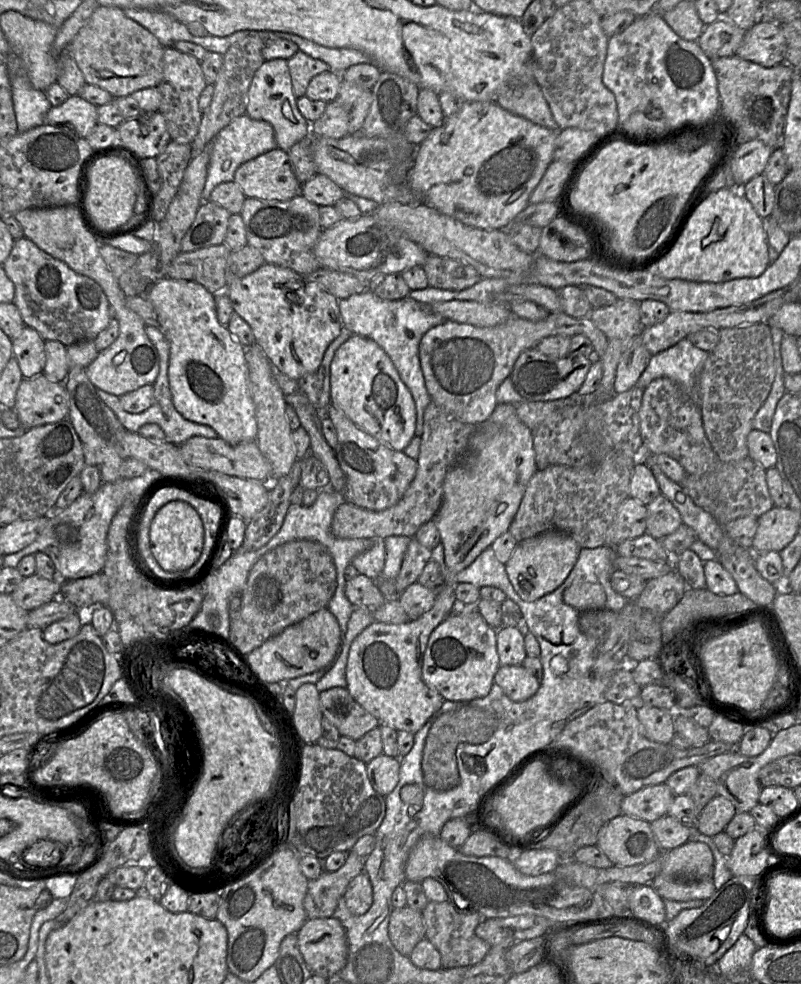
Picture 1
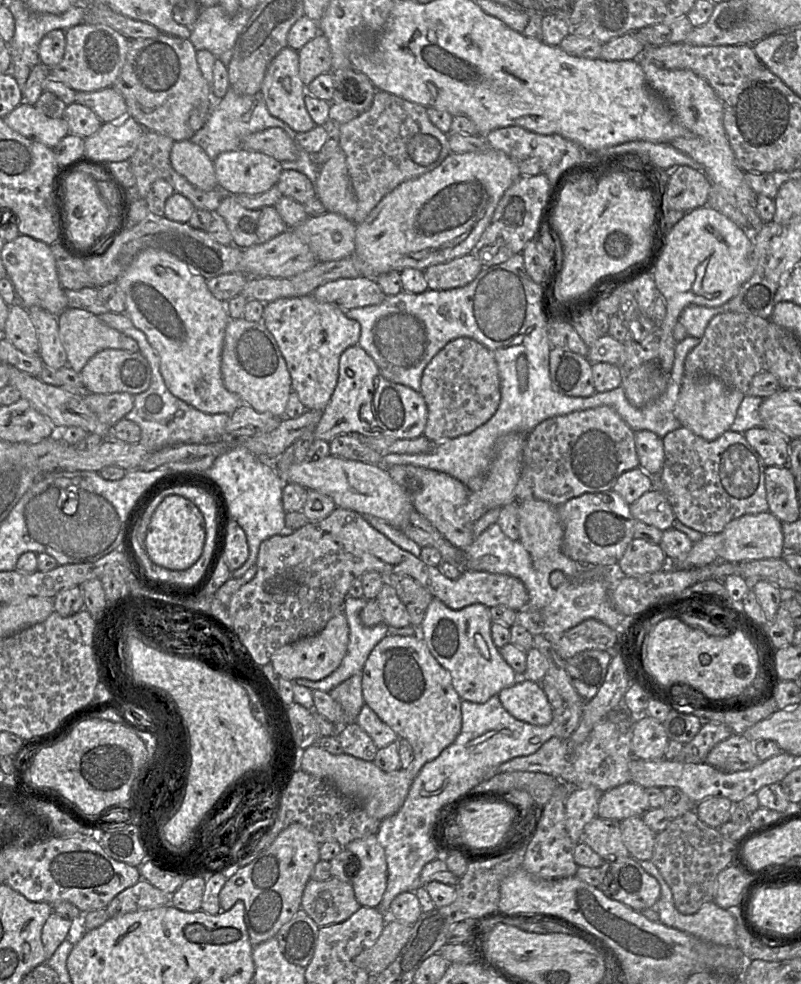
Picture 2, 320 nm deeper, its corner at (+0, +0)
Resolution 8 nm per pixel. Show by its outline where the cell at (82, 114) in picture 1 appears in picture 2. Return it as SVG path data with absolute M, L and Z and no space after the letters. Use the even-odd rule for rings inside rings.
M24 100L3 119L17 133L49 148L55 147L69 133L63 118L50 118Z

